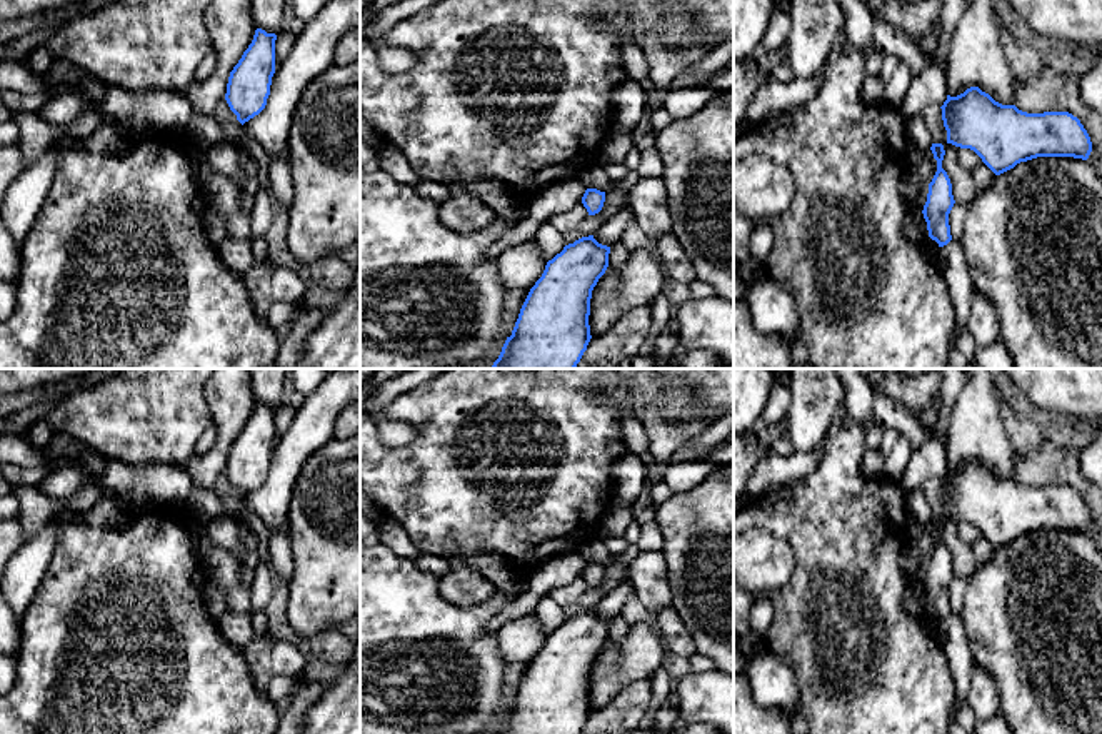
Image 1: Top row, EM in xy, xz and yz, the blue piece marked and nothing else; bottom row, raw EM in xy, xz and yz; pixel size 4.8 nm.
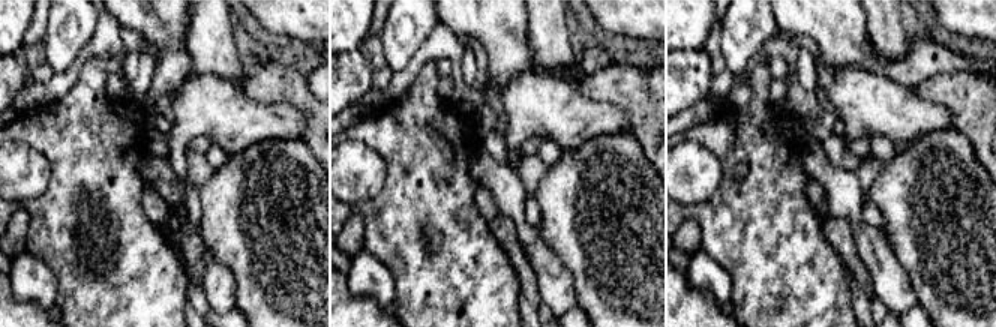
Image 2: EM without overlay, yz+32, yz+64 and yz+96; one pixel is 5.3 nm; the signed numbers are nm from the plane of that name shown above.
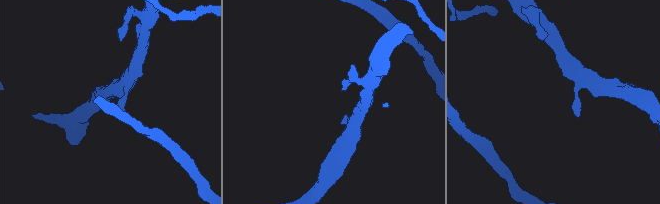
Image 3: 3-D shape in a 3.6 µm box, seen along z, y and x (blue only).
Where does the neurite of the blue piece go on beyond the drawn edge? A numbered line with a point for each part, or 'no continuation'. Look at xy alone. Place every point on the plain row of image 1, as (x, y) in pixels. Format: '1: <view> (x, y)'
no continuation

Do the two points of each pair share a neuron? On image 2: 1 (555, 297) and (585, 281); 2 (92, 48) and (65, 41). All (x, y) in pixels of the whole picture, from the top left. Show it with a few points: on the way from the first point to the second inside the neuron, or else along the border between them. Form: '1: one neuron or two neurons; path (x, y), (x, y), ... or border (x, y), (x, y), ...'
1: two neurons; border (557, 257), (572, 278), (578, 306)
2: two neurons; border (98, 15), (93, 35), (75, 59)

